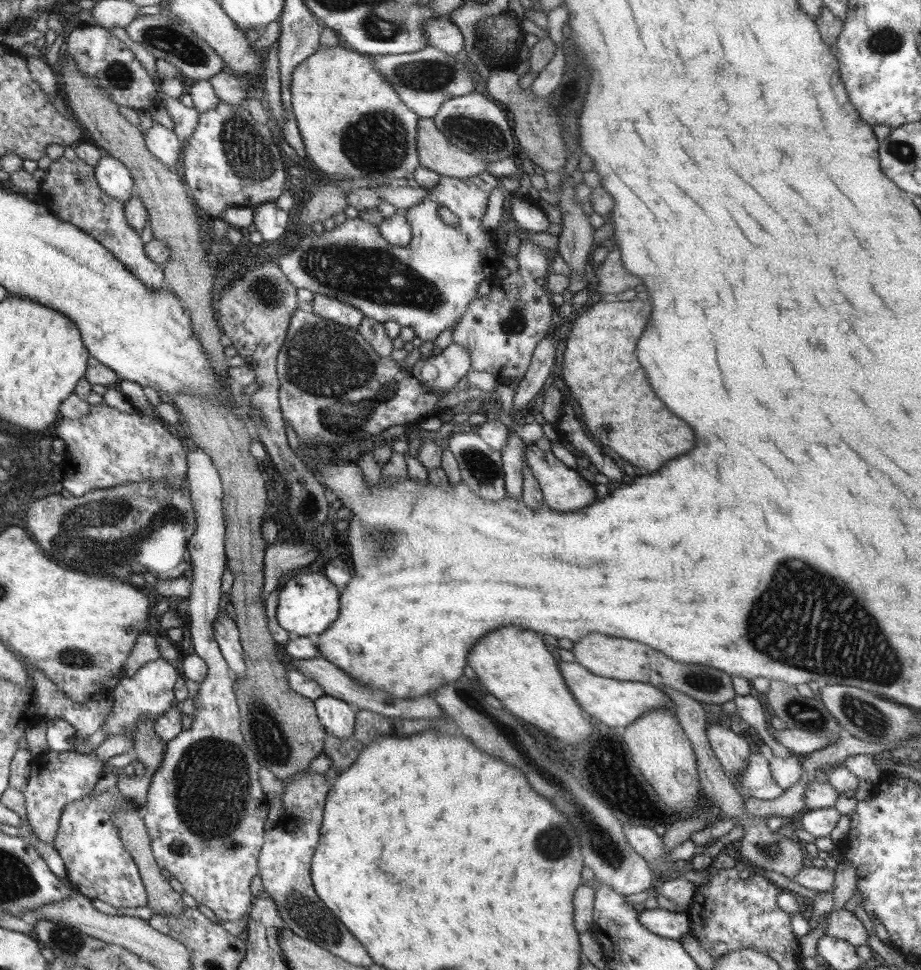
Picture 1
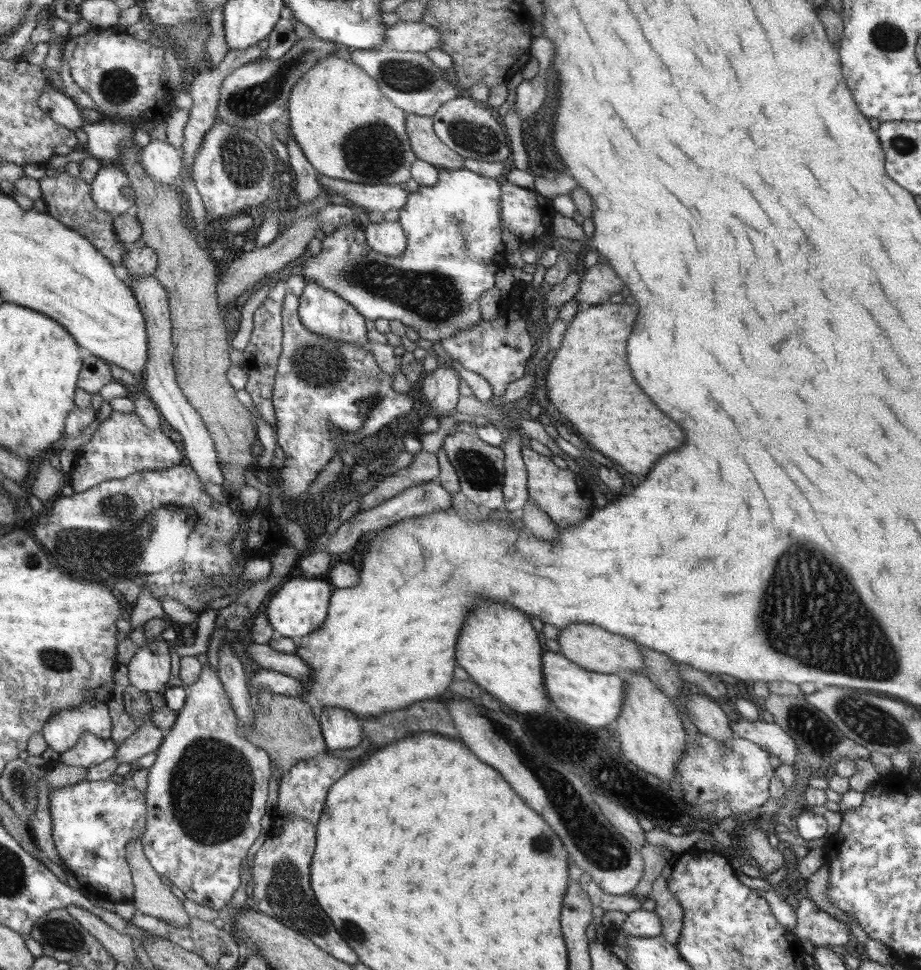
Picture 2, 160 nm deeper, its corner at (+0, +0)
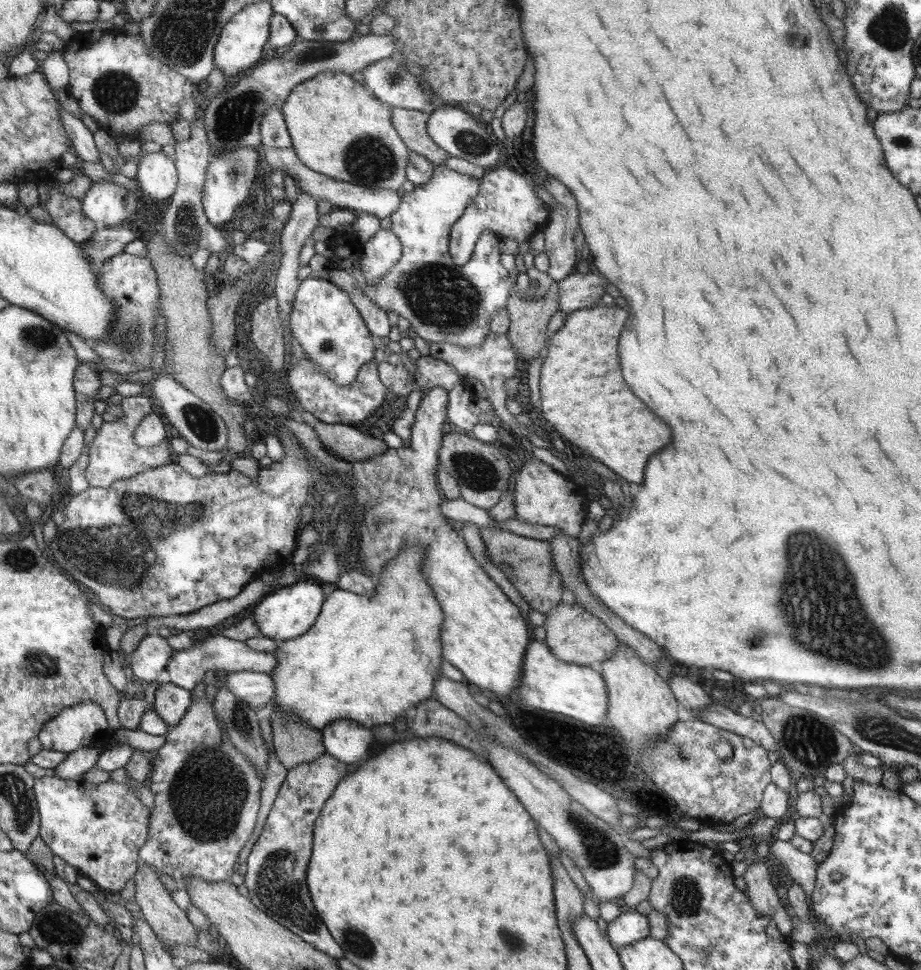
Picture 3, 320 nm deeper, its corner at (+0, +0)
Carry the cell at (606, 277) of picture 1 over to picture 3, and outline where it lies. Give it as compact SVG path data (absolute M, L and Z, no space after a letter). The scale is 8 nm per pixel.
M575 272L557 282L560 312L569 314L578 309L587 309L600 303L605 294L607 280L600 274Z

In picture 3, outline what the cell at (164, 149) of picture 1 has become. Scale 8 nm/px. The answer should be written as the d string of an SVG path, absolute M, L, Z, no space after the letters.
M162 150L142 156L136 178L142 199L156 203L173 196L178 182L176 166L176 161Z

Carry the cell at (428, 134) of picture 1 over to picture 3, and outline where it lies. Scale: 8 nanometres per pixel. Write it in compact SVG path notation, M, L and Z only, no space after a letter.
M393 108L393 124L413 152L428 158L435 166L446 164L450 154L429 135L430 114L420 110Z

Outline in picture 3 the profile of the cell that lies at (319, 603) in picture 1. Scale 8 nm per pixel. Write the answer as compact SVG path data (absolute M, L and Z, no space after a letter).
M312 582L290 583L284 588L279 588L264 596L254 606L252 619L264 637L274 641L291 640L305 635L305 632L308 632L313 624L317 623L324 604L324 590L321 584L312 584Z

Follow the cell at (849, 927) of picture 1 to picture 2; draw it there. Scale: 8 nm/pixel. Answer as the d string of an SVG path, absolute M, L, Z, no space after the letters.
M800 897L795 937L800 940L810 940L814 947L838 945L844 946L850 940L850 929L841 920L820 910L818 905L808 897Z

